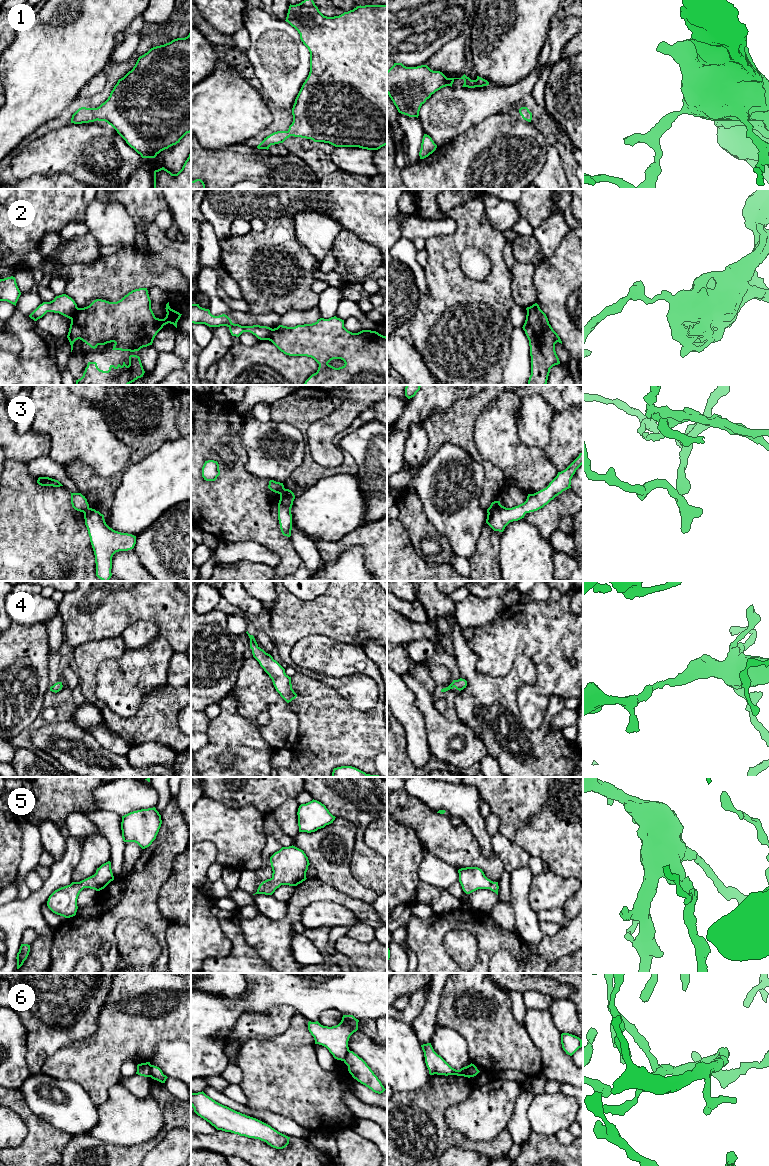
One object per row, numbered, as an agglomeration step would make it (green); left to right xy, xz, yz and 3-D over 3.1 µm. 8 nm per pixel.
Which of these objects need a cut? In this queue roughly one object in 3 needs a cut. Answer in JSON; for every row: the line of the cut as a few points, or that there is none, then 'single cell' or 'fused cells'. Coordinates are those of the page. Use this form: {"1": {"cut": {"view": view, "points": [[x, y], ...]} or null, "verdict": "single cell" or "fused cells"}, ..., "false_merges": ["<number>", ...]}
{"1": {"cut": null, "verdict": "single cell"}, "2": {"cut": {"view": "xy", "points": [[78, 308], [70, 318]]}, "verdict": "fused cells"}, "3": {"cut": {"view": "yz", "points": [[500, 504], [488, 513]]}, "verdict": "fused cells"}, "4": {"cut": null, "verdict": "single cell"}, "5": {"cut": null, "verdict": "single cell"}, "6": {"cut": {"view": "yz", "points": [[470, 1065], [468, 1077]]}, "verdict": "fused cells"}, "false_merges": ["2", "3", "6"]}

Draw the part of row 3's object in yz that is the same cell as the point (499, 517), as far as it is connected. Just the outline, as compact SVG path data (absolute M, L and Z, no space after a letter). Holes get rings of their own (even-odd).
M583 452L565 470L558 472L557 476L546 488L534 494L528 494L524 503L512 508L506 508L501 504L498 505L487 514L486 523L494 531L503 532L510 522L518 521L524 518L526 513L543 508L556 496L571 488L571 479L582 464Z

